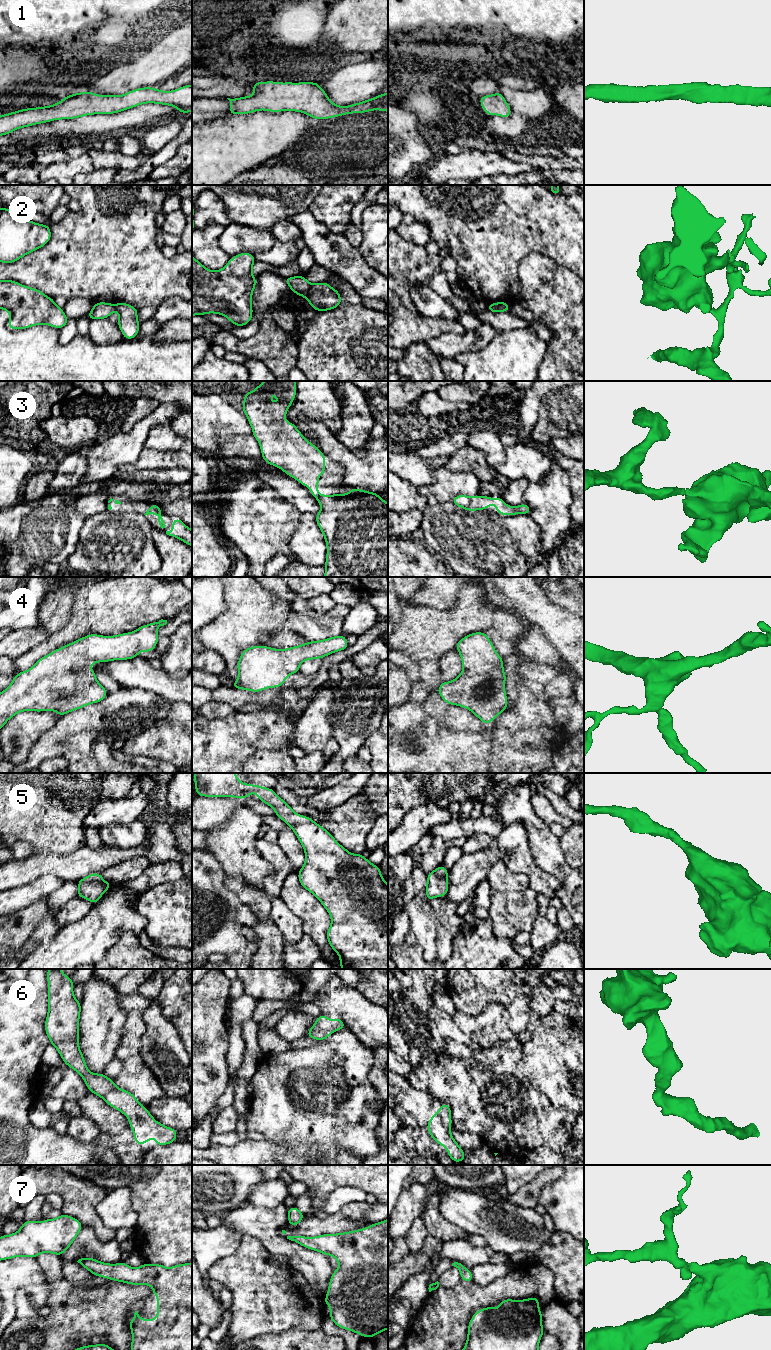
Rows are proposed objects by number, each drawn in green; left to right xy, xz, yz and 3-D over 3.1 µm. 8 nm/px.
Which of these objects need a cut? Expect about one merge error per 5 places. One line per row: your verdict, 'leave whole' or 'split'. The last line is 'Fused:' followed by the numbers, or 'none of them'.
1: leave whole
2: split
3: leave whole
4: leave whole
5: leave whole
6: leave whole
7: leave whole
Fused: 2

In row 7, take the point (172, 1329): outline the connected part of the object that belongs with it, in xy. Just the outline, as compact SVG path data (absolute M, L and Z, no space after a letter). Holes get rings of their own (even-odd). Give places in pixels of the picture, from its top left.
M81 1258L77 1262L94 1276L153 1288L152 1294L157 1296L157 1318L141 1319L135 1311L134 1318L128 1322L132 1333L131 1350L192 1350L192 1263L170 1268L145 1263L133 1268L123 1261L113 1265L95 1258Z

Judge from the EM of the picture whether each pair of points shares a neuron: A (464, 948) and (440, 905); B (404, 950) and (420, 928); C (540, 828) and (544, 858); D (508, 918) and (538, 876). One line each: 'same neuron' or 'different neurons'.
A: different neurons
B: different neurons
C: same neuron
D: different neurons

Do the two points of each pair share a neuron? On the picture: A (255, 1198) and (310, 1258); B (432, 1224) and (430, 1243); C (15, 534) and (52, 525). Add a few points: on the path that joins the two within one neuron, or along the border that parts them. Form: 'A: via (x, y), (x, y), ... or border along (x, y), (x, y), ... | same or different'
A: border along (247, 1202), (270, 1208), (276, 1208), (282, 1204) | different
B: border along (429, 1234), (437, 1241) | different
C: via (24, 534), (43, 533) | same

